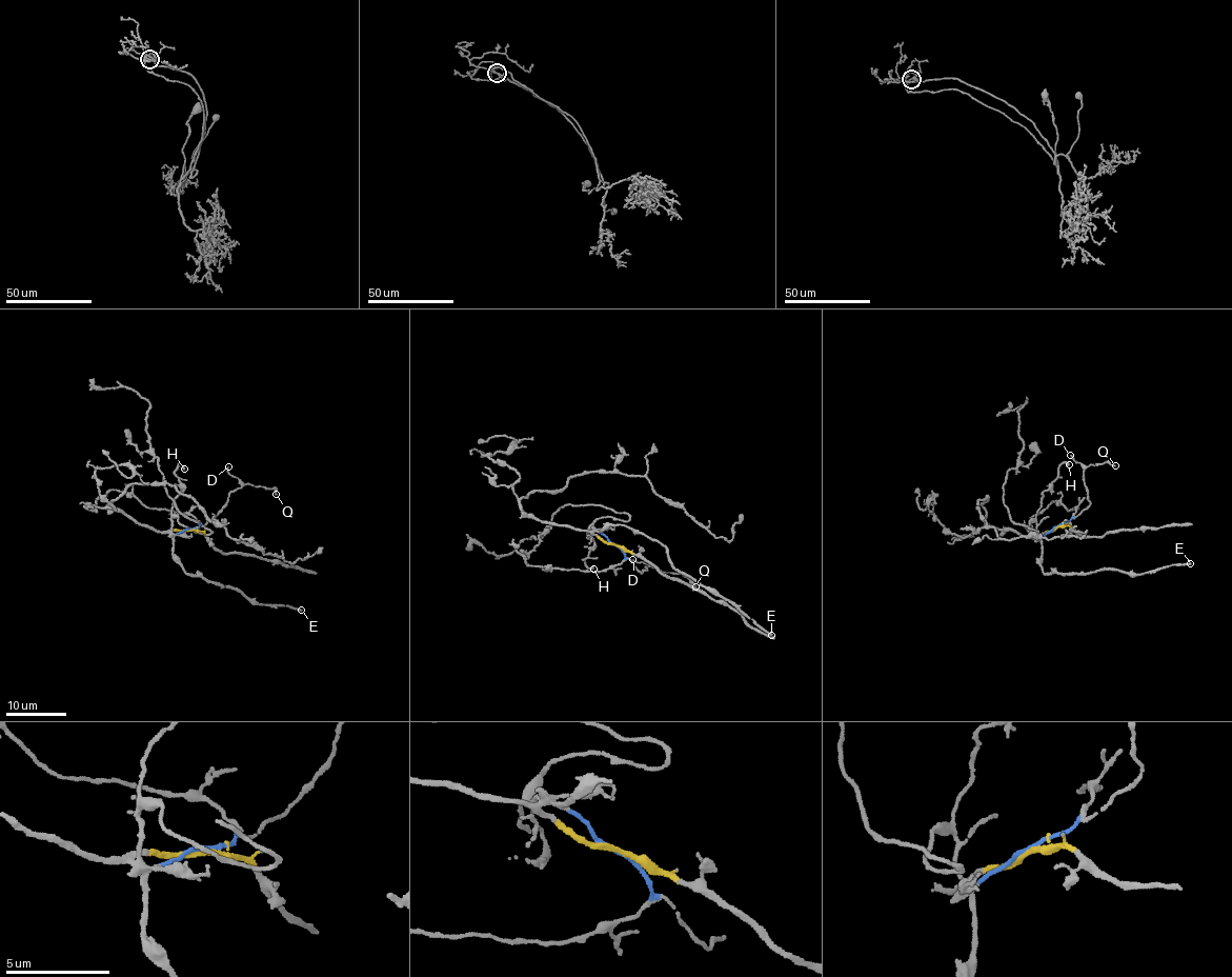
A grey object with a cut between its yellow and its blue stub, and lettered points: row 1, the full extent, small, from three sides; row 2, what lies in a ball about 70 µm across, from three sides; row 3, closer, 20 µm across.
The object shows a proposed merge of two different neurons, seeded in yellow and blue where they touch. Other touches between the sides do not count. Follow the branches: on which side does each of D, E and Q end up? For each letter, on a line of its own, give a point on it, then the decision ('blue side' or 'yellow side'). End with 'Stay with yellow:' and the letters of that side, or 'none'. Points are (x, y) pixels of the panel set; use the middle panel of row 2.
D: (632, 559) | blue side
E: (771, 635) | blue side
Q: (695, 586) | blue side
Stay with yellow: none

